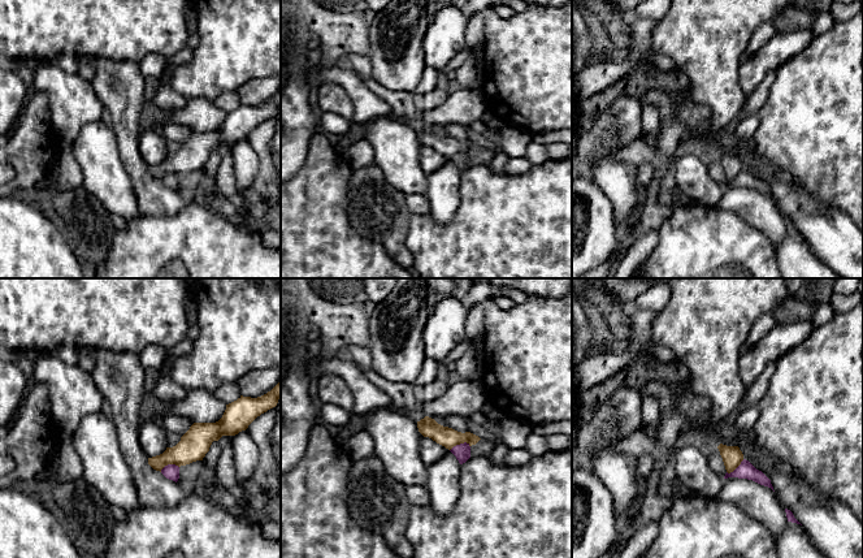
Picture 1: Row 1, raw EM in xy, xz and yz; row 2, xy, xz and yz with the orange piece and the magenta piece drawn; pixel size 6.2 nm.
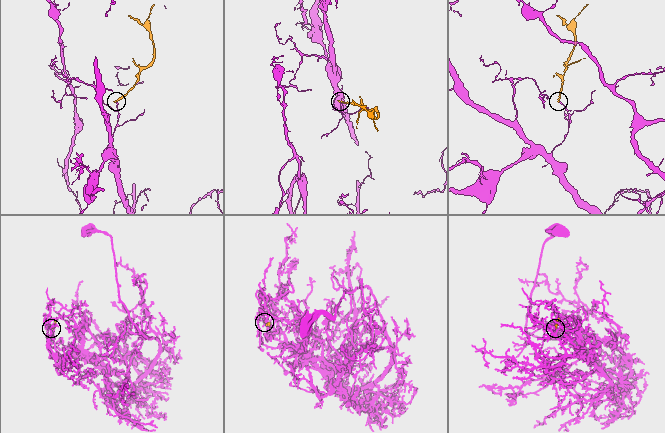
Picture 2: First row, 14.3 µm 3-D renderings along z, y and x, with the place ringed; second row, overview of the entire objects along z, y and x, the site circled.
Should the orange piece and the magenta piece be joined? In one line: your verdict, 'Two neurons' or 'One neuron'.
Two neurons

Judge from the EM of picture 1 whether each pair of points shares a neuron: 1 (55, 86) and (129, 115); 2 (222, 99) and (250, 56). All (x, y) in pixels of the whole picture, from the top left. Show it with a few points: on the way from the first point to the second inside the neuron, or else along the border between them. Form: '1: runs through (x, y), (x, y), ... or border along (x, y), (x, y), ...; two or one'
1: border along (90, 82), (104, 107); two
2: border along (237, 91), (222, 91), (213, 102); two

